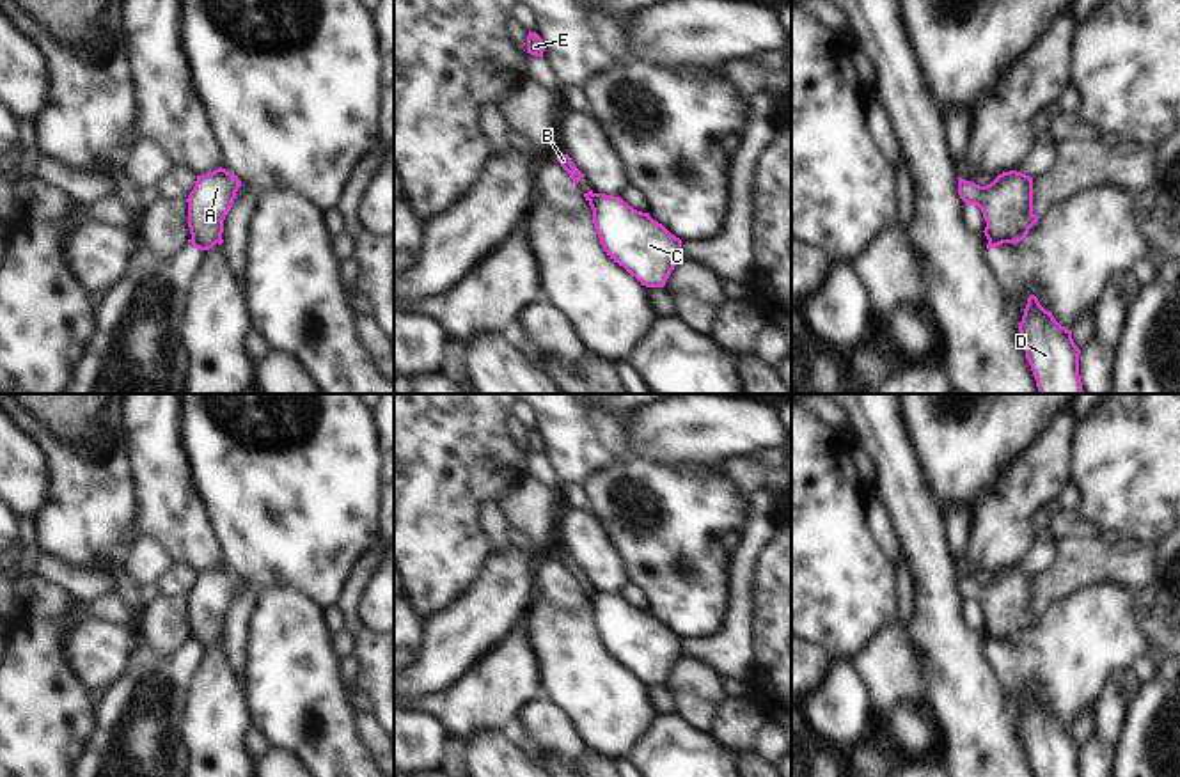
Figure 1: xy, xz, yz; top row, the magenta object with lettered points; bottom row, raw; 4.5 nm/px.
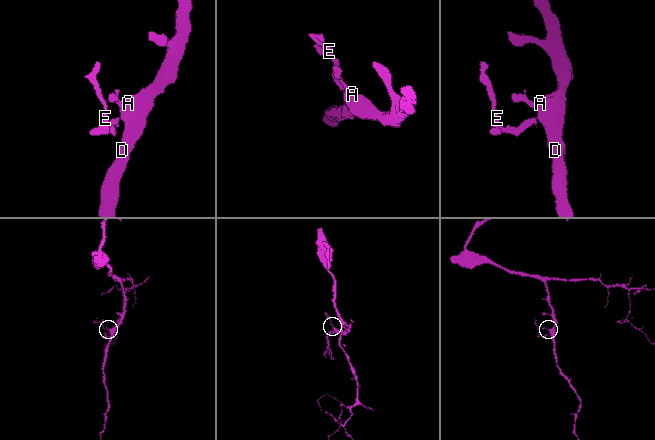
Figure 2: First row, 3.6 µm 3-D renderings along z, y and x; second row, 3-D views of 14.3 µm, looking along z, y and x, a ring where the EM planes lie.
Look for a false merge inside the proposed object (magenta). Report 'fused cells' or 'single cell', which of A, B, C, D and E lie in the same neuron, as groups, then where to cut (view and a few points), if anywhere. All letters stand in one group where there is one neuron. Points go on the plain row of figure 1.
fused cells; A C D / B E; cut in xy along (192, 635), (203, 646)

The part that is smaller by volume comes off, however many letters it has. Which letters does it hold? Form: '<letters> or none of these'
B, E

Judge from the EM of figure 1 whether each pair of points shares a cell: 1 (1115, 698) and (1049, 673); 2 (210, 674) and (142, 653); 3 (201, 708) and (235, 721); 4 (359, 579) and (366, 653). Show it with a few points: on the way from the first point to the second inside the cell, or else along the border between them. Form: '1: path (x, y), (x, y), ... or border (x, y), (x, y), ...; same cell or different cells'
1: border (1129, 669), (1118, 669), (1109, 678), (1093, 706); different cells
2: border (203, 648), (203, 659), (187, 692), (185, 710); different cells
3: path (210, 715), (215, 721), (226, 721); same cell
4: path (352, 596), (352, 621), (364, 635); same cell

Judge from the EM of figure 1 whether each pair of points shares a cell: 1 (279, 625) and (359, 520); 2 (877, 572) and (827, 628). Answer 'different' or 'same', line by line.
1: different
2: same

